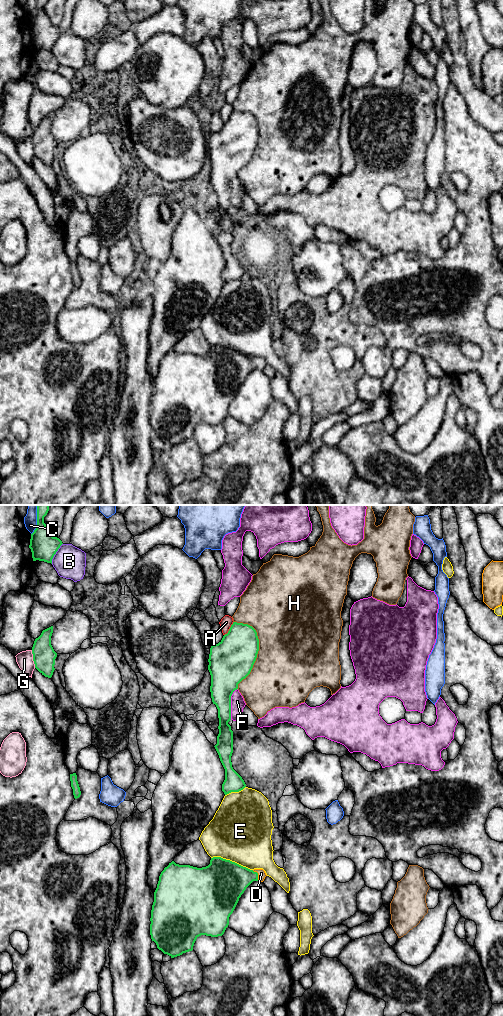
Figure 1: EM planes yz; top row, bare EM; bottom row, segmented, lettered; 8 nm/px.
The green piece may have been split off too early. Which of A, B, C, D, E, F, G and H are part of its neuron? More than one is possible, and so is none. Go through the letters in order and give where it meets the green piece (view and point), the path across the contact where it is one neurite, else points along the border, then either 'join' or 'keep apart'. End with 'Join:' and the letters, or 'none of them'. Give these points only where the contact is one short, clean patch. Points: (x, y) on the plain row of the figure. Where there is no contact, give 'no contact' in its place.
A: yz (230, 116) | keep apart
B: yz (55, 41) | keep apart
C: yz (37, 11) | keep apart
D: yz (257, 362) | across yz (227, 369), (257, 362), (261, 361) | join
E: yz (231, 349) | keep apart
F: yz (230, 192) | keep apart
G: yz (33, 147) | keep apart
H: yz (258, 137) | keep apart
Join: D

